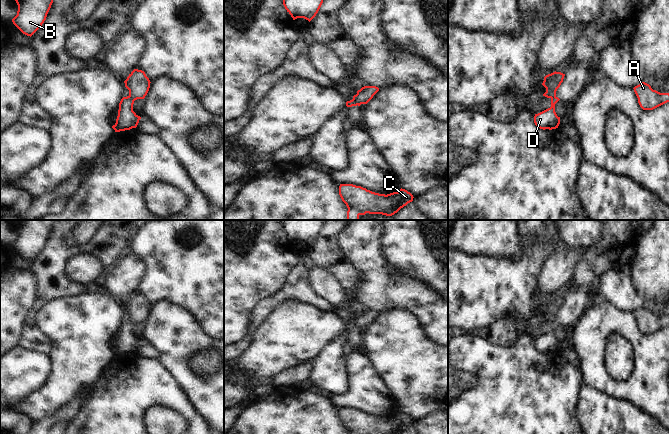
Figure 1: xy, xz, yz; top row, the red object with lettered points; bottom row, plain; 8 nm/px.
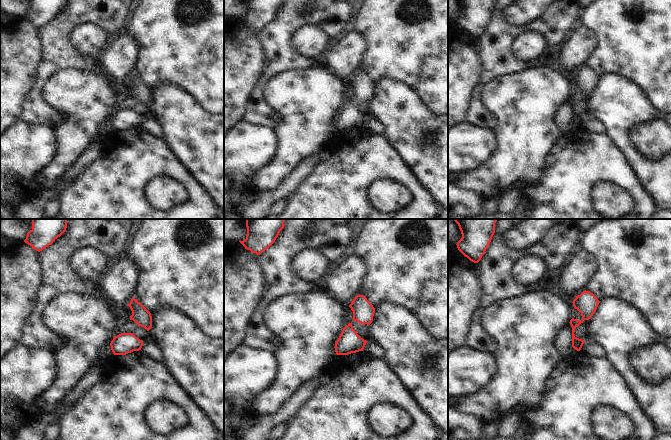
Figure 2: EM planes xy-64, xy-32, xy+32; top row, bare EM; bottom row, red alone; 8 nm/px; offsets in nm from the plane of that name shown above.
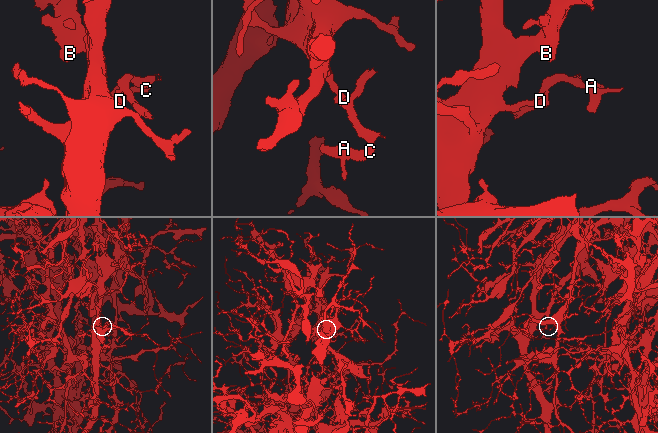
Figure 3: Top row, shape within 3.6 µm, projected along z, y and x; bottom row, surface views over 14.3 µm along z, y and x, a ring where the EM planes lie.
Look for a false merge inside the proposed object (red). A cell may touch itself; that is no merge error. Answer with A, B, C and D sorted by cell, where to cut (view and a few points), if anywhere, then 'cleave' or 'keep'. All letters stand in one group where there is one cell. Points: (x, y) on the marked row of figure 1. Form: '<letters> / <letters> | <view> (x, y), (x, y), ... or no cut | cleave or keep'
A C / B D | xy (129, 95), (134, 100) | cleave

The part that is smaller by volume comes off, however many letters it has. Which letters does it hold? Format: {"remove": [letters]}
{"remove": ["A", "C"]}

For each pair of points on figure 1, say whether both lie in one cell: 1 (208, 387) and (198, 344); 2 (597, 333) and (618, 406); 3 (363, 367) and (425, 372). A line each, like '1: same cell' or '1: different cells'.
1: same cell
2: different cells
3: different cells

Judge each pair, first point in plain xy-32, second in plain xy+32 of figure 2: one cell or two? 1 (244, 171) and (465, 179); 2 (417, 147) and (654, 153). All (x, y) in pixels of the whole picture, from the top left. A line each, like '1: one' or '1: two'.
1: two
2: two

